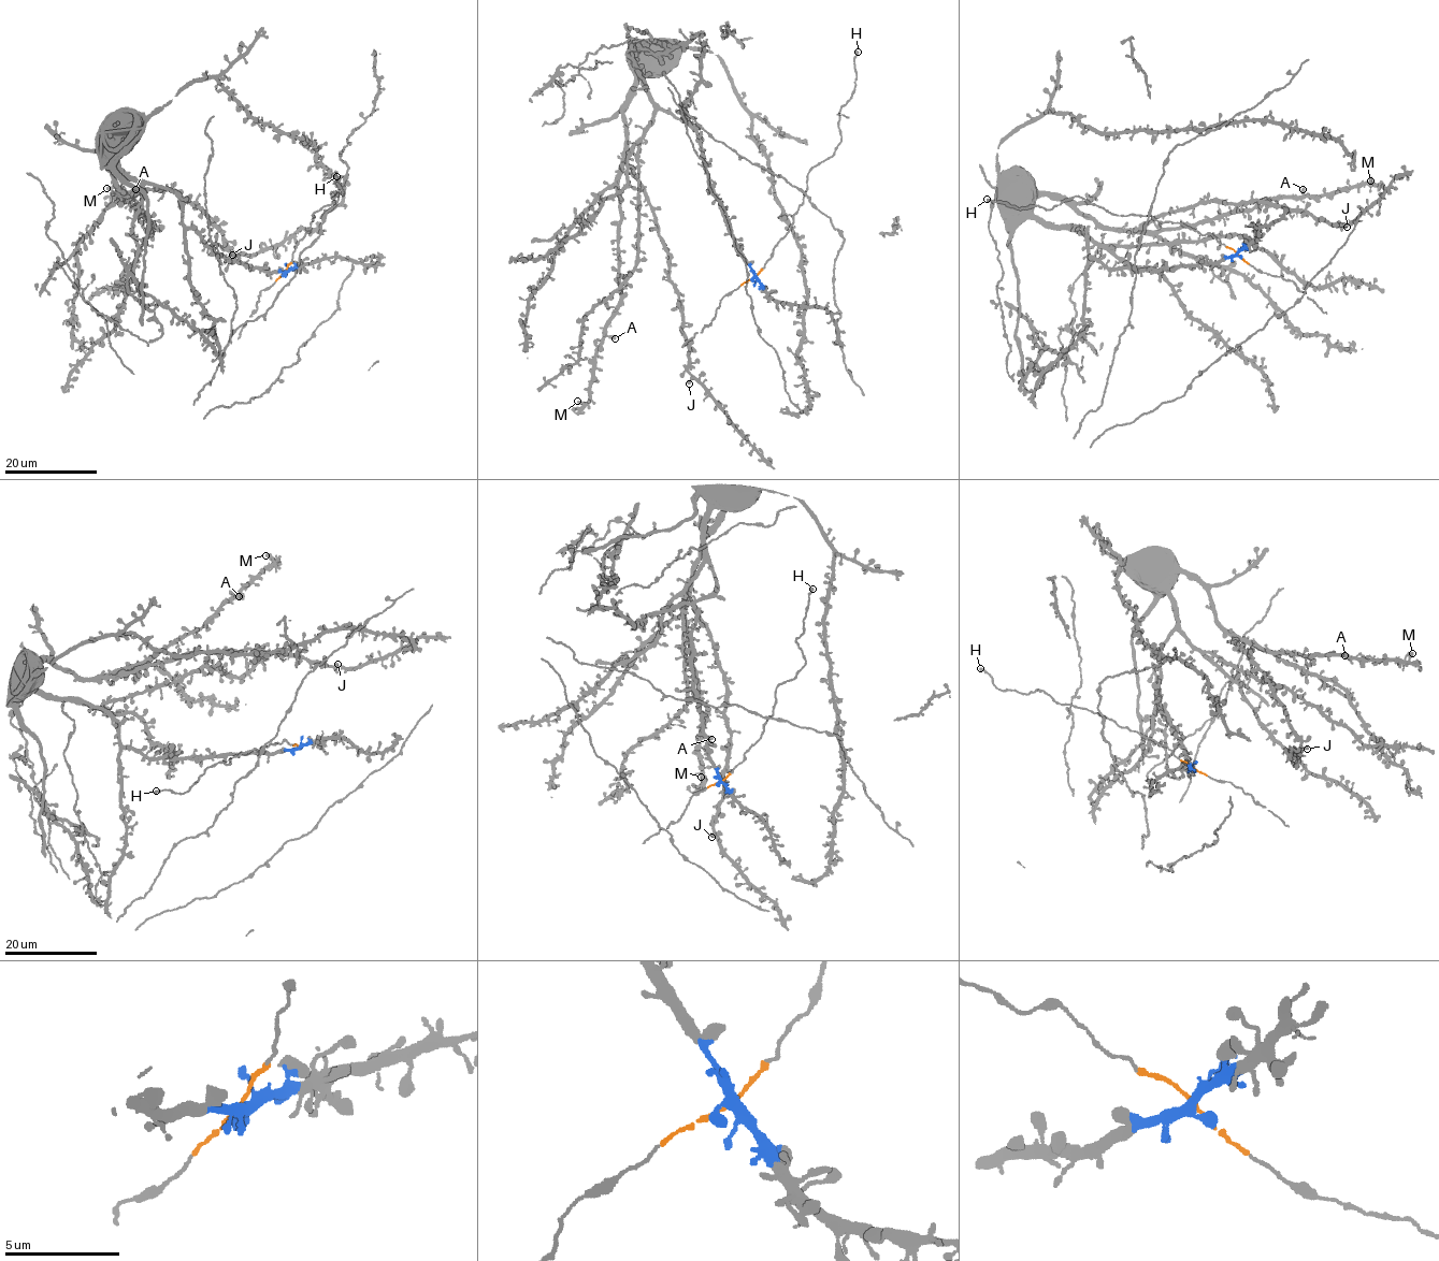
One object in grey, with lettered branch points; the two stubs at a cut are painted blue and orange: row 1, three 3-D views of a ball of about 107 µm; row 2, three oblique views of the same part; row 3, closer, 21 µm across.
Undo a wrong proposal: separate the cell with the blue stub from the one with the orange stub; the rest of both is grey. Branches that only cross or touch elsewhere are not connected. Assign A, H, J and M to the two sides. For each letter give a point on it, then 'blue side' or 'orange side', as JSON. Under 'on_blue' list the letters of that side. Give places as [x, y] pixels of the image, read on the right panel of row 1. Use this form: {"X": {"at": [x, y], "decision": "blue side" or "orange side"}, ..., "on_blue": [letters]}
{"A": {"at": [1303, 189], "decision": "blue side"}, "H": {"at": [987, 199], "decision": "orange side"}, "J": {"at": [1347, 227], "decision": "blue side"}, "M": {"at": [1370, 180], "decision": "blue side"}, "on_blue": ["A", "J", "M"]}

